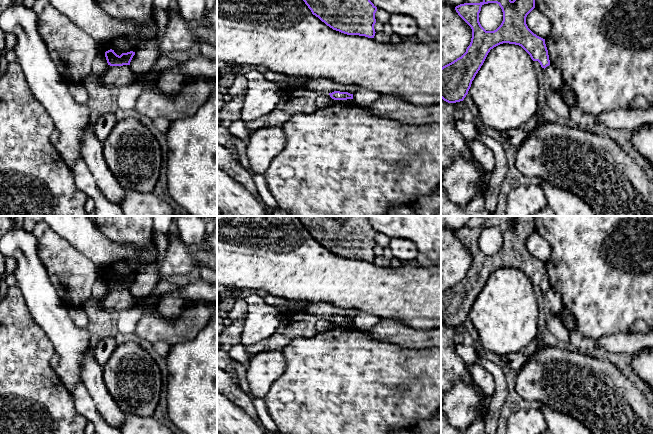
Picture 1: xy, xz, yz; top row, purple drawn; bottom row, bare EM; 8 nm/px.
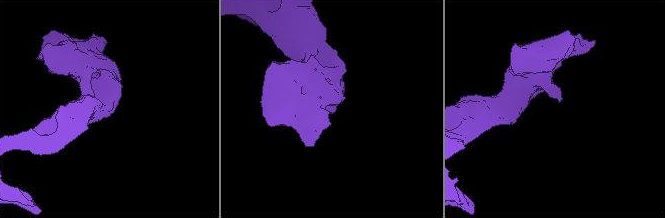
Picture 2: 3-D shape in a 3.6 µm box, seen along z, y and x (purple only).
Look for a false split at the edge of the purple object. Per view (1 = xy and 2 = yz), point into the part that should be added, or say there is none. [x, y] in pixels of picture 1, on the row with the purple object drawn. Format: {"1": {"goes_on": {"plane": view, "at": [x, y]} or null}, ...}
{"1": {"goes_on": null}, "2": {"goes_on": null}}

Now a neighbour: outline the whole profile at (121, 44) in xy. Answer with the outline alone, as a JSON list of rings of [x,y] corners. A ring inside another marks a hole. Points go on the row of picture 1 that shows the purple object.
[[[122,35],[113,38],[107,43],[100,44],[100,55],[105,57],[105,52],[112,49],[117,55],[127,53],[130,51],[136,52],[138,45],[143,41],[150,41],[152,39],[139,39],[133,35]]]

